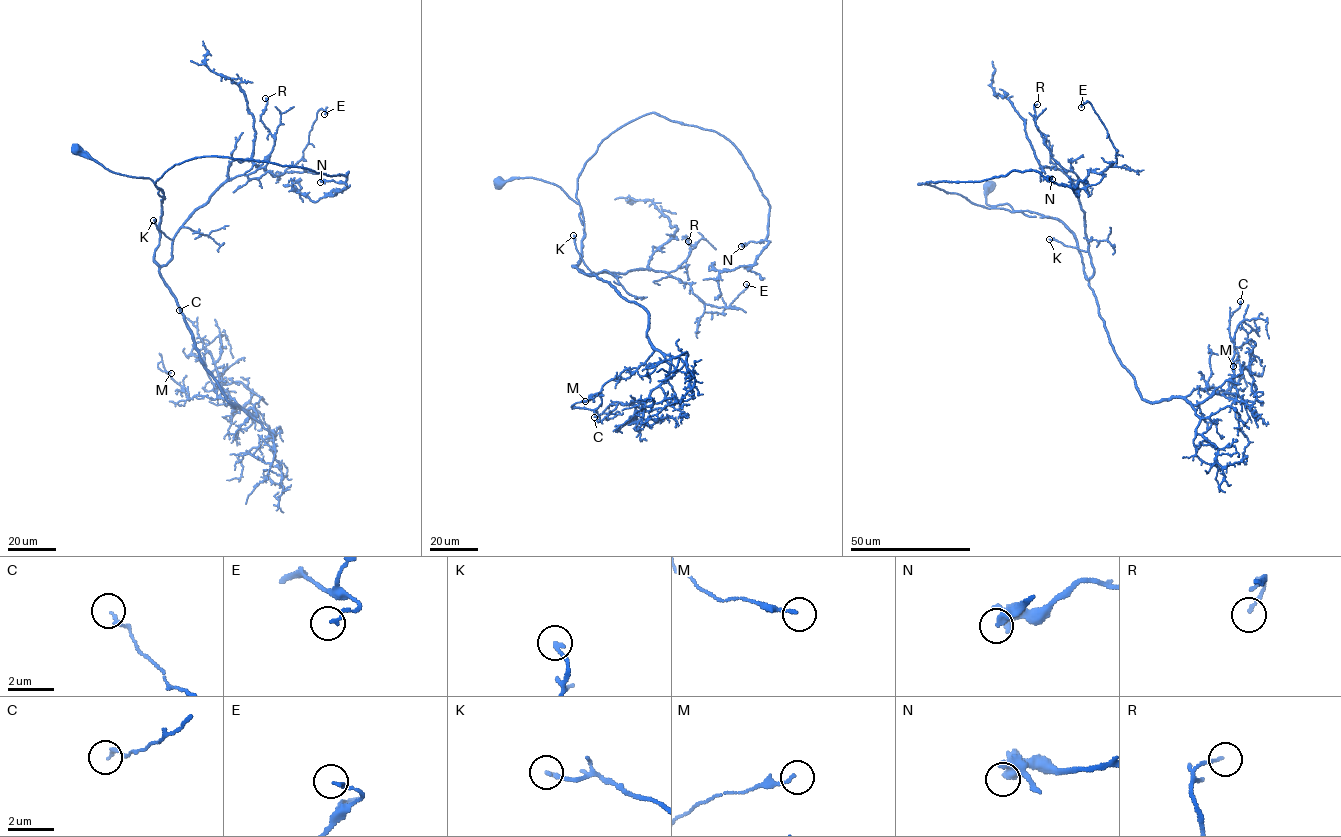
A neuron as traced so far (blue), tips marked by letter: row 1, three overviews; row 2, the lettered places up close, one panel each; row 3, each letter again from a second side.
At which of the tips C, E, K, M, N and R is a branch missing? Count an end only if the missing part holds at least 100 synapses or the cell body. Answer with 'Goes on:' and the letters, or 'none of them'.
Goes on: none of them

